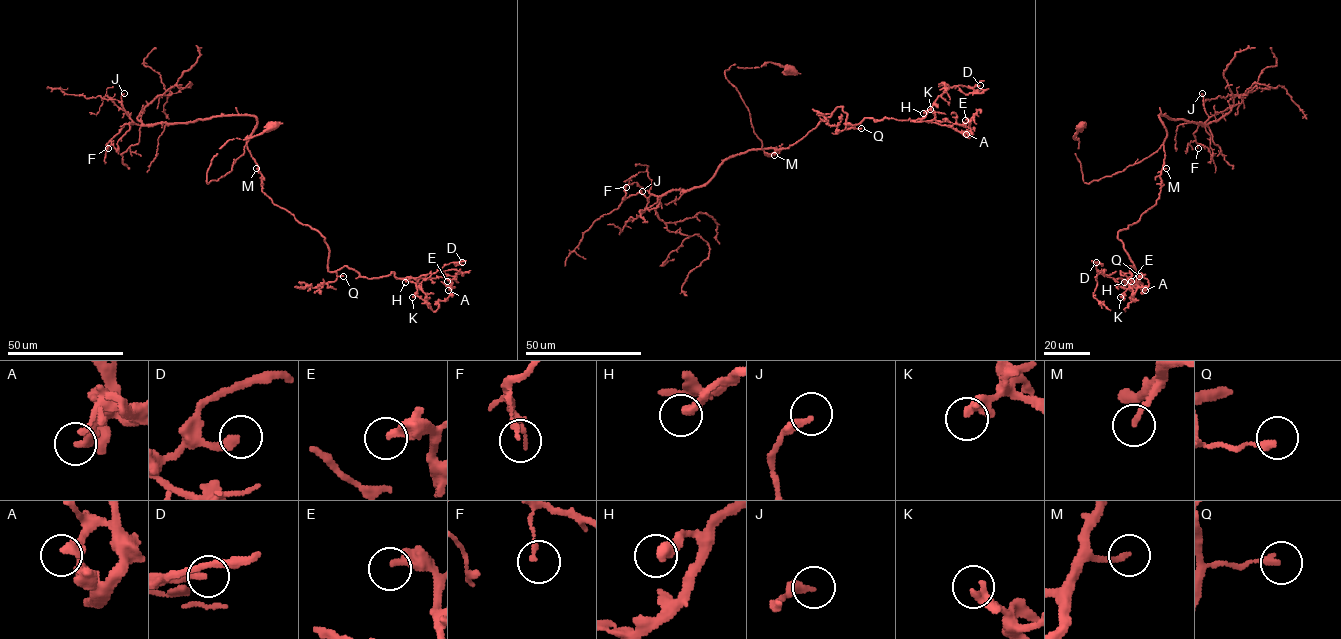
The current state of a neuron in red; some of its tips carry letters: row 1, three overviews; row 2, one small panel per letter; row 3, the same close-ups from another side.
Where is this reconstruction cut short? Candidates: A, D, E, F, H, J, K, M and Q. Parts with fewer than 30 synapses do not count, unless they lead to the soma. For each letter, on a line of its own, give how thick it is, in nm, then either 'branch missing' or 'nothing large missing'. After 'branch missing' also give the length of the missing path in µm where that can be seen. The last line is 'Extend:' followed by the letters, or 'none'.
A: 320 nm thick; nothing large missing
D: 280 nm thick; nothing large missing
E: 360 nm thick; nothing large missing
F: 160 nm thick; nothing large missing
H: 360 nm thick; nothing large missing
J: 280 nm thick; nothing large missing
K: 240 nm thick; nothing large missing
M: 190 nm thick; nothing large missing
Q: 240 nm thick; nothing large missing
Extend: none

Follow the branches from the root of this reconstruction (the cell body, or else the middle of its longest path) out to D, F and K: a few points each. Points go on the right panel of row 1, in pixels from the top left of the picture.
D: (1082, 126), (1073, 137), (1088, 183), (1164, 152), (1156, 203), (1118, 233), (1136, 271), (1113, 279), (1096, 262)
F: (1082, 126), (1073, 137), (1088, 183), (1156, 152), (1167, 134), (1160, 115), (1207, 125), (1193, 133), (1198, 148)
K: (1082, 126), (1073, 137), (1088, 183), (1163, 145), (1156, 203), (1118, 233), (1136, 271), (1129, 267), (1120, 297)

